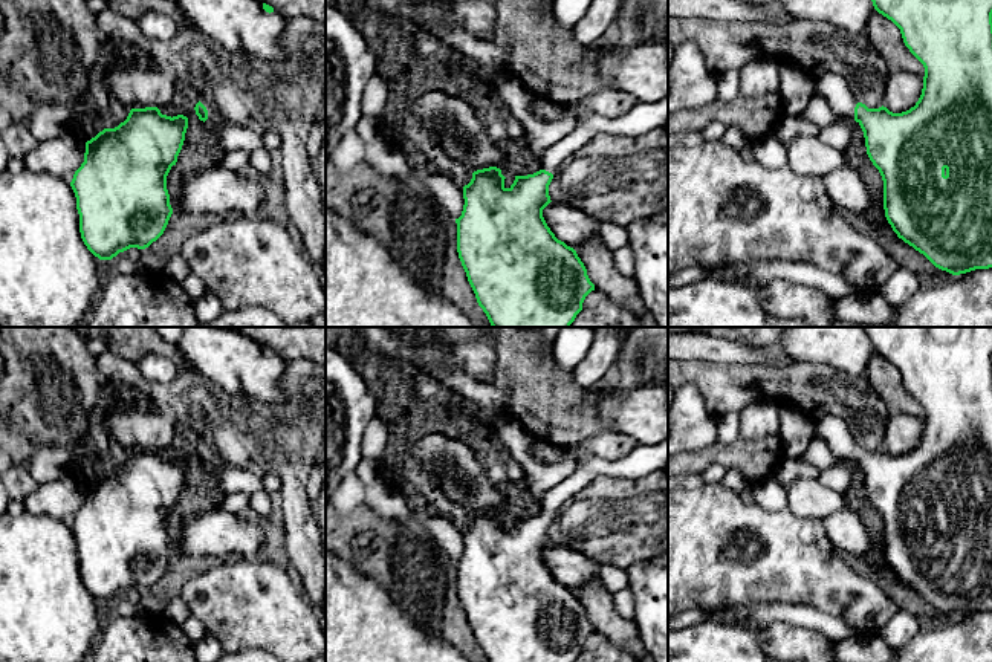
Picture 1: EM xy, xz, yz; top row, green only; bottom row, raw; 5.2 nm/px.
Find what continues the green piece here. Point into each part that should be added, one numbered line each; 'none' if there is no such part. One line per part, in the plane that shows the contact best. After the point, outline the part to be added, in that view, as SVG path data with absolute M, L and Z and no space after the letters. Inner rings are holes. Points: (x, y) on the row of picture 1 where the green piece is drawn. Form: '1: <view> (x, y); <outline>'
1: xy (213, 113); M200 96L199 101L206 107L208 119L211 119L211 121L219 121L220 119L219 112L216 110L214 104L209 99Z

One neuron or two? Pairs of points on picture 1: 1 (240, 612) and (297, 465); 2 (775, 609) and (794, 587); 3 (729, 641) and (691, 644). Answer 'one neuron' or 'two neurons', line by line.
1: two neurons
2: two neurons
3: one neuron

